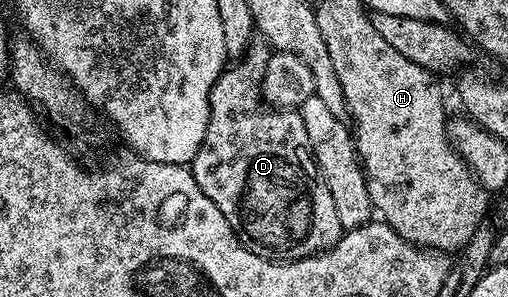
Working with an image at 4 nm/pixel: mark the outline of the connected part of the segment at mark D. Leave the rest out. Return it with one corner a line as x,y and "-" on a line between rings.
254,40
240,60
230,64
219,79
215,79
215,87
211,87
209,96
207,131
191,168
195,183
199,183
199,191
223,211
223,219
227,219
235,235
252,253
271,261
298,261
324,253
339,243
343,230
331,191
327,191
313,161
300,112
297,109
274,109
264,104
259,96
270,52
270,46
264,40

